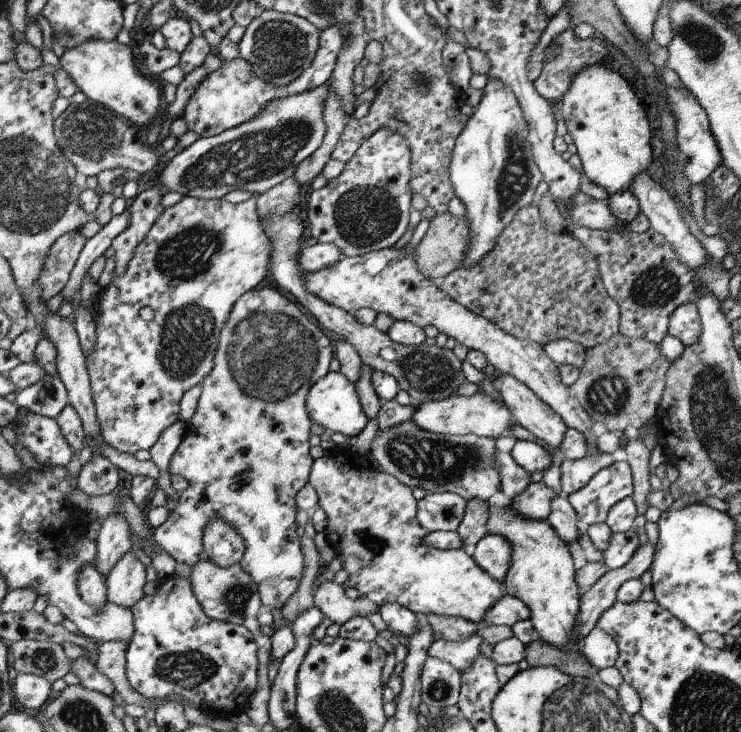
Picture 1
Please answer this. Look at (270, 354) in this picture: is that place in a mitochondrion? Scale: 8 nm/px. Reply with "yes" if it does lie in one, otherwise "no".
yes

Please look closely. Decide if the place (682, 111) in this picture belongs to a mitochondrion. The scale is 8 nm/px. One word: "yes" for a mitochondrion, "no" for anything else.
no

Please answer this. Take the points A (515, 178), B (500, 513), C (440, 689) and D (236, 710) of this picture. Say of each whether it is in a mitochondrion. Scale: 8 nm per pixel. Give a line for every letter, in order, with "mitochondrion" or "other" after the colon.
A: mitochondrion
B: other
C: mitochondrion
D: other

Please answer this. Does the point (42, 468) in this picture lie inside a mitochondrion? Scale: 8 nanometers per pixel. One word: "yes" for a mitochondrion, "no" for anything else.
no

